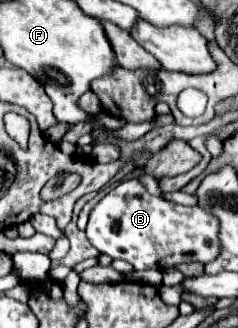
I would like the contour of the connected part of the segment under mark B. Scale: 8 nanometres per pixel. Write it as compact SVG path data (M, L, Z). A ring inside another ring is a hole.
M126 179L104 195L90 211L88 241L112 259L128 261L136 271L176 267L180 263L214 261L220 253L218 221L200 207L184 207L154 197L138 179Z

